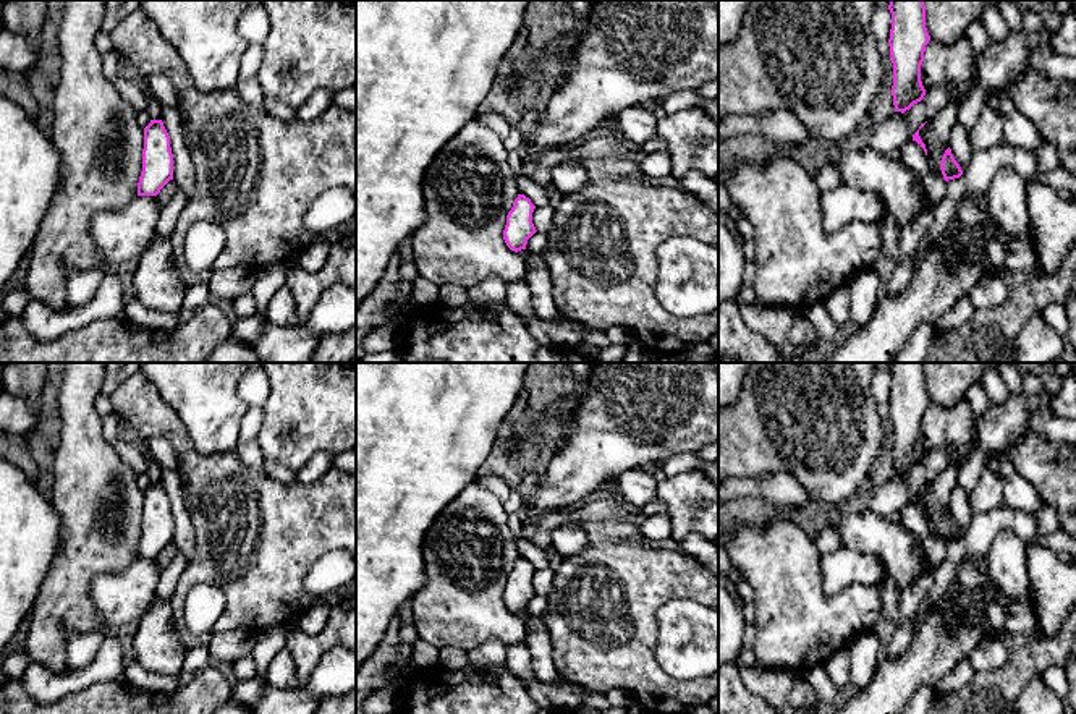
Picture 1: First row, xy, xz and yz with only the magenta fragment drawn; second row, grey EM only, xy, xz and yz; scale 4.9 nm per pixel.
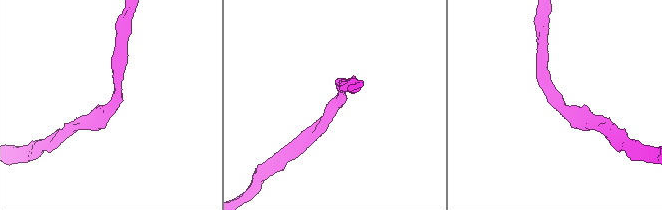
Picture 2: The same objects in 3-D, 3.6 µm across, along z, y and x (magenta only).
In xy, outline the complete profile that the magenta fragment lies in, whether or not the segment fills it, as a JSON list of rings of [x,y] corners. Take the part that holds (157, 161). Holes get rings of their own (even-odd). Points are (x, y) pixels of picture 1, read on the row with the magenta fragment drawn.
[[[150,120],[144,128],[142,172],[138,196],[157,196],[173,180],[170,136],[162,120]]]

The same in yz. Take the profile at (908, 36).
[[[890,0],[890,58],[893,63],[893,105],[904,113],[921,102],[926,89],[921,81],[921,65],[930,36],[926,28],[926,6],[922,0]]]

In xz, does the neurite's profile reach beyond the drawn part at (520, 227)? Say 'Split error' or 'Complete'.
Complete

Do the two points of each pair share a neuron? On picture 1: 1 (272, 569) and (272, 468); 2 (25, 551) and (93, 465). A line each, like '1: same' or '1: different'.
1: different
2: different

